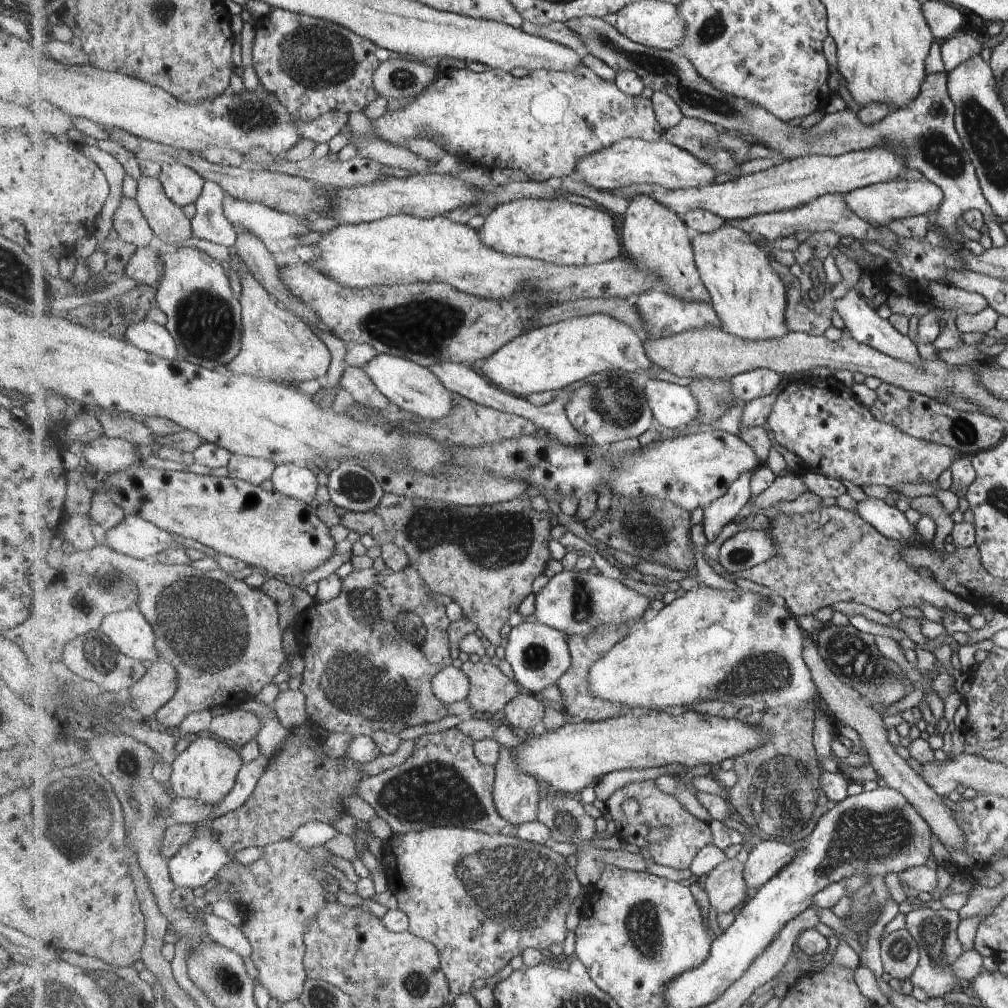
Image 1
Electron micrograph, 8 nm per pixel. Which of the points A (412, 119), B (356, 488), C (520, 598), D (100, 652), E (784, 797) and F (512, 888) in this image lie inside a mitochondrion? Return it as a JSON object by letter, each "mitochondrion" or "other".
{"A":"other","B":"mitochondrion","C":"other","D":"mitochondrion","E":"mitochondrion","F":"mitochondrion"}

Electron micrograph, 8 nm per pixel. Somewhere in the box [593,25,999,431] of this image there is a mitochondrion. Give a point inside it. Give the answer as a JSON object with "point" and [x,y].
{"point":[932,146]}

